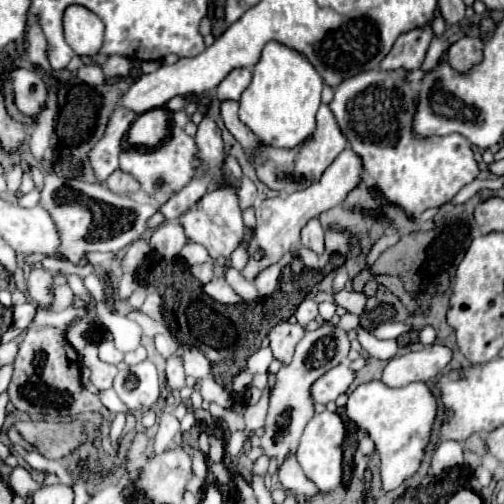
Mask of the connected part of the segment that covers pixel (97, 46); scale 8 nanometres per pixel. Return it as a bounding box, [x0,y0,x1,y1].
[64,5,104,57]

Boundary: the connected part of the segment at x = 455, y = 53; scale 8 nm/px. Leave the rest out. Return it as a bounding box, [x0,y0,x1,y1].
[446,35,484,73]

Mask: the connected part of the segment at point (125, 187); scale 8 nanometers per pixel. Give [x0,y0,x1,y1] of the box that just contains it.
[106,169,140,195]

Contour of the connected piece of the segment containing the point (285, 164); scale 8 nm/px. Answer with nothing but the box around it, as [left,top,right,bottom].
[250,105,346,195]

